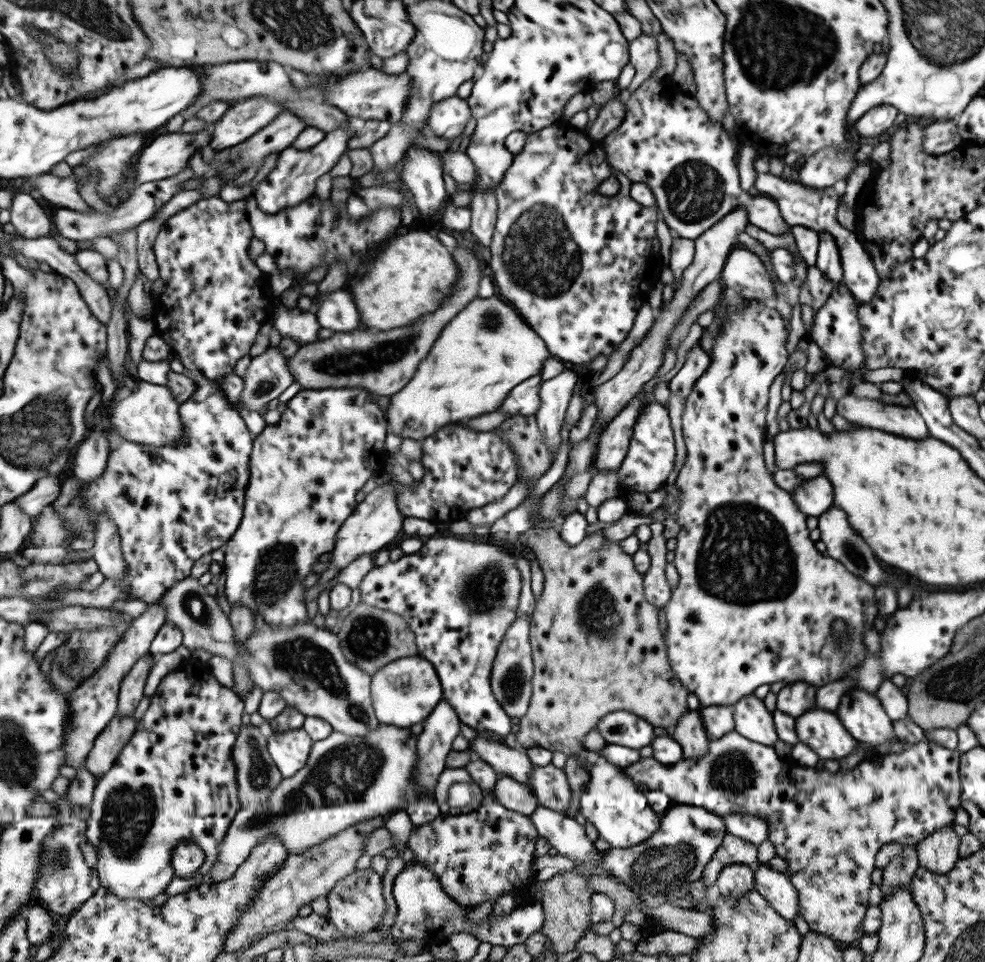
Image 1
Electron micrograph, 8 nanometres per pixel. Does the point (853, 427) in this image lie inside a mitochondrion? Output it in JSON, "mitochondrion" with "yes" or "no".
{"mitochondrion":"no"}

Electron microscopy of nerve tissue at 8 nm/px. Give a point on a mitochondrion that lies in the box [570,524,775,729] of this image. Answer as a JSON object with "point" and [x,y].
{"point":[597,612]}

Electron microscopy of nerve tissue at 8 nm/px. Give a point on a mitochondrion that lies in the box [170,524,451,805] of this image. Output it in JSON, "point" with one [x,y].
{"point":[300,657]}

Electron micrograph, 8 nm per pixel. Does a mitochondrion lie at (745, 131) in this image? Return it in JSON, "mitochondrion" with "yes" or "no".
{"mitochondrion":"no"}

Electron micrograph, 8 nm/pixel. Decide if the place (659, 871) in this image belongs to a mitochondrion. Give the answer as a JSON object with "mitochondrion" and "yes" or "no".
{"mitochondrion":"yes"}

